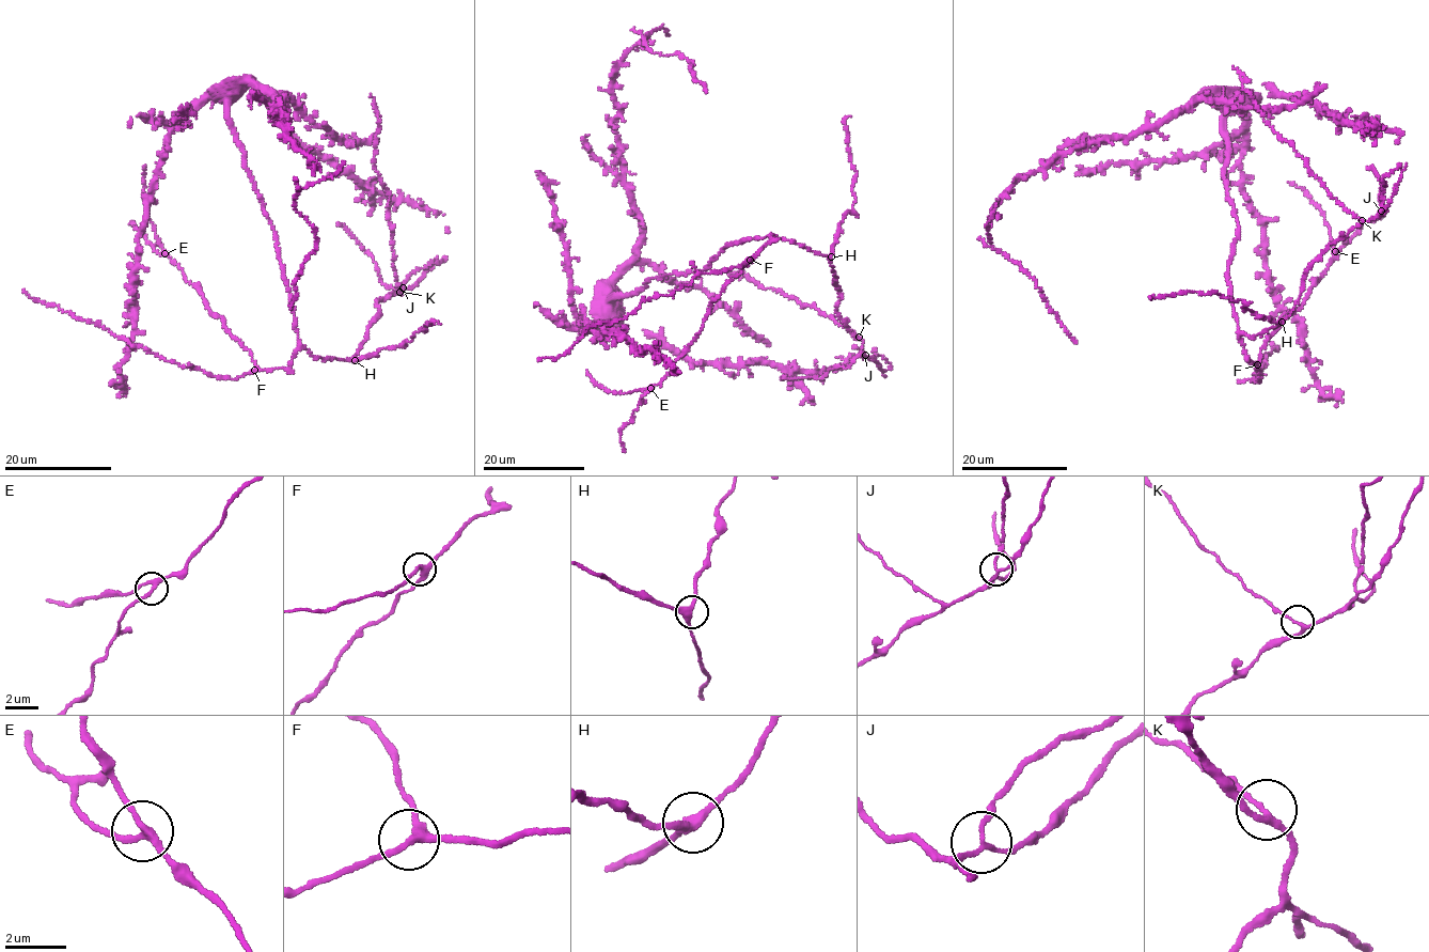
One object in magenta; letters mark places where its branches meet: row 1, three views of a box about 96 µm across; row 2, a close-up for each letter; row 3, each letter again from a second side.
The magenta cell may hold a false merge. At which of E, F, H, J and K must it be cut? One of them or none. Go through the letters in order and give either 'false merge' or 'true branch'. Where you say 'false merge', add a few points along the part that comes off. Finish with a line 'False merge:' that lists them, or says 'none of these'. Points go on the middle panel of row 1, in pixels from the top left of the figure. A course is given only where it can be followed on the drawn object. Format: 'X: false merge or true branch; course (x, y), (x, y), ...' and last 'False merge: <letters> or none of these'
E: true branch
F: true branch
H: true branch
J: false merge; course (864, 355), (865, 359), (883, 357), (893, 370)
K: true branch
False merge: J

